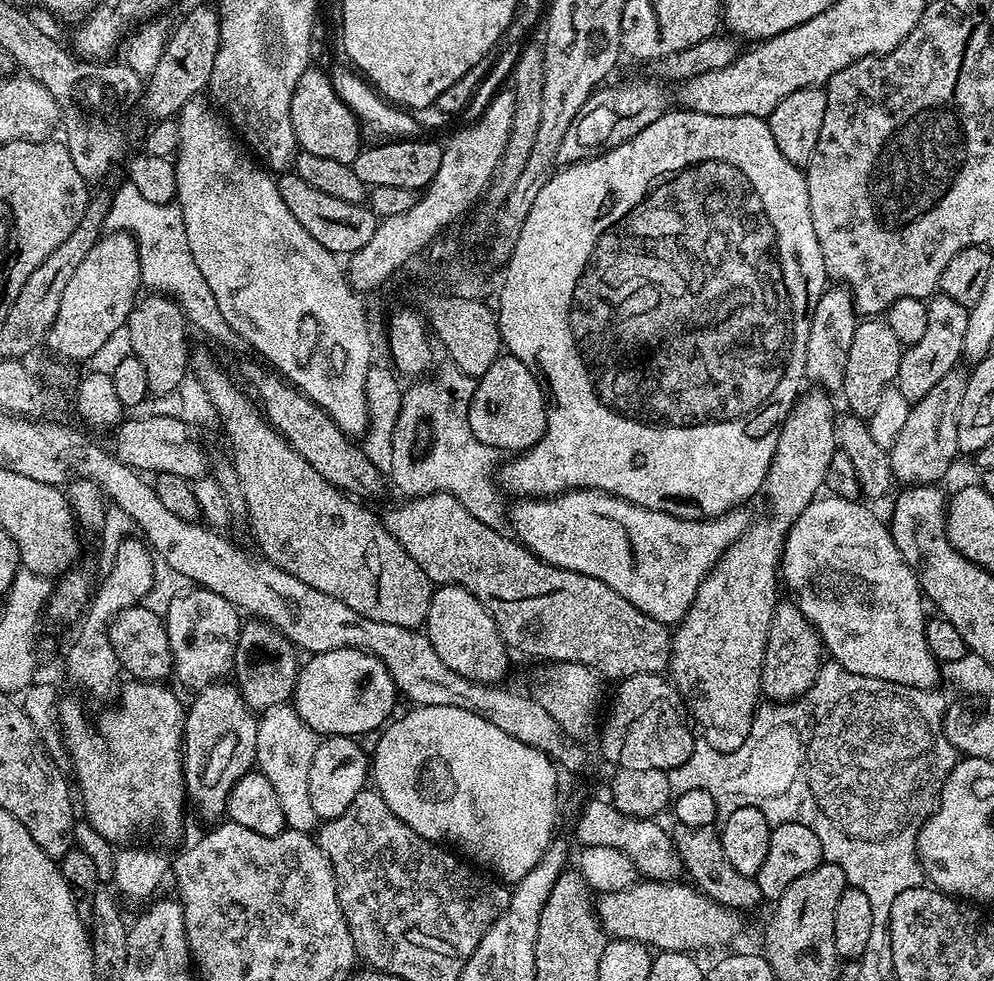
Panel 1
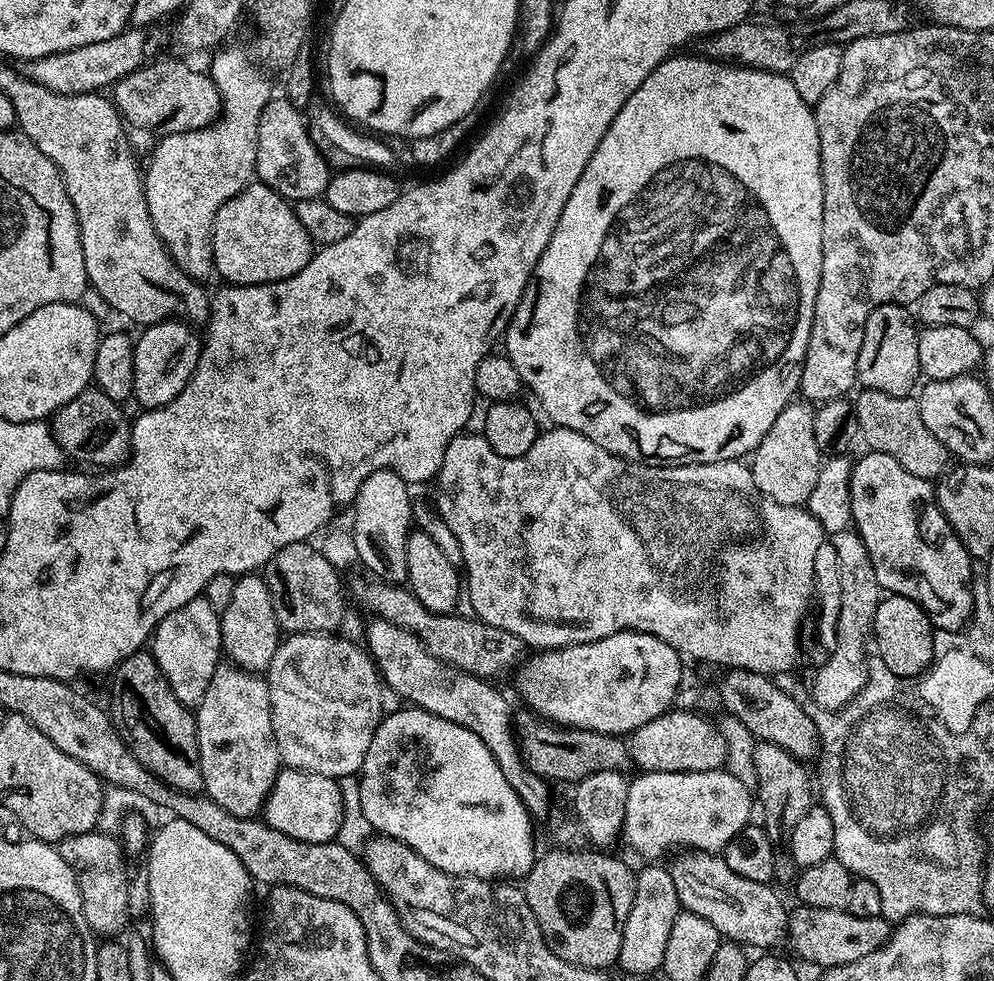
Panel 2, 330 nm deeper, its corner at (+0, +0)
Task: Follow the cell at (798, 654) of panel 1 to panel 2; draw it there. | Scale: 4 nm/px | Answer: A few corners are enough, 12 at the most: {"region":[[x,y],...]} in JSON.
{"region":[[757,743],[750,766],[763,830],[786,846],[814,802],[807,767]]}

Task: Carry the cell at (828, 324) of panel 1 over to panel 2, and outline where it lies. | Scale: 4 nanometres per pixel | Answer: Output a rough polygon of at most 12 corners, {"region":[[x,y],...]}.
{"region":[[787,404],[750,456],[754,486],[807,505],[822,449],[813,405]]}

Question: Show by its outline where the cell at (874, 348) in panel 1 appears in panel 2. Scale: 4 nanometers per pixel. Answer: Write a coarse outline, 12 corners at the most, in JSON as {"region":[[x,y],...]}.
{"region":[[905,305],[866,318],[857,381],[909,395],[922,376]]}

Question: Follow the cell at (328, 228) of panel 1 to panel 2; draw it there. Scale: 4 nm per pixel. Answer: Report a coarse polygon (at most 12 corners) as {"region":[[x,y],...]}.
{"region":[[249,184],[214,218],[225,285],[269,284],[314,242],[274,188]]}

